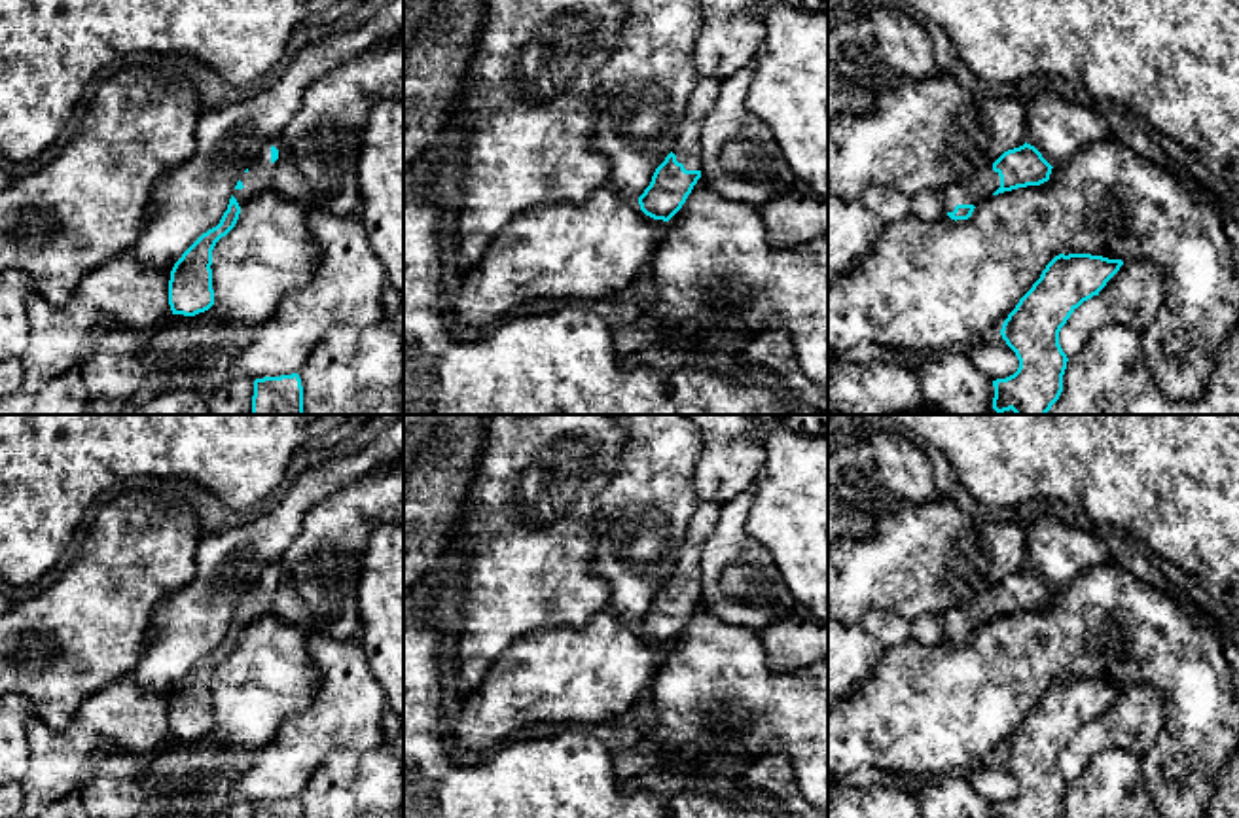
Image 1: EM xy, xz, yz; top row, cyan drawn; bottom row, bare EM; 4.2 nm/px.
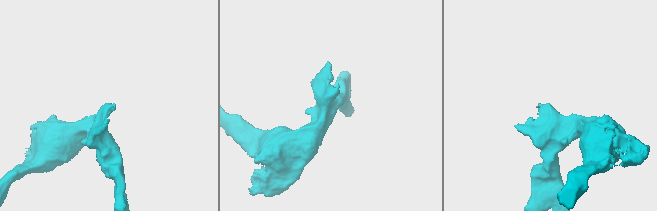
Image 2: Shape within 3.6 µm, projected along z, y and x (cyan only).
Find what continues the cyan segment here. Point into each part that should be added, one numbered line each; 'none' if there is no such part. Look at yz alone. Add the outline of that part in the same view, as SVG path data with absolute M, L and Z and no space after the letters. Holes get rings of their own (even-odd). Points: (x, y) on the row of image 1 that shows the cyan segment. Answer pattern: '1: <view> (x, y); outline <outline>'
1: yz (980, 186); outline M993 163L985 165L970 178L961 180L943 189L943 210L953 212L957 204L979 204L993 197L1000 187L1000 176L993 170Z

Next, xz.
1: xz (686, 148); outline M701 78L690 95L684 123L673 146L676 161L682 163L686 170L701 170L701 125L718 97L720 83L716 78Z

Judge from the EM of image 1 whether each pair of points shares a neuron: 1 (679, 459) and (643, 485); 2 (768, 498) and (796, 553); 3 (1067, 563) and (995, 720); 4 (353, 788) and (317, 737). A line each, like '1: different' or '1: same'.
1: same
2: same
3: different
4: different

